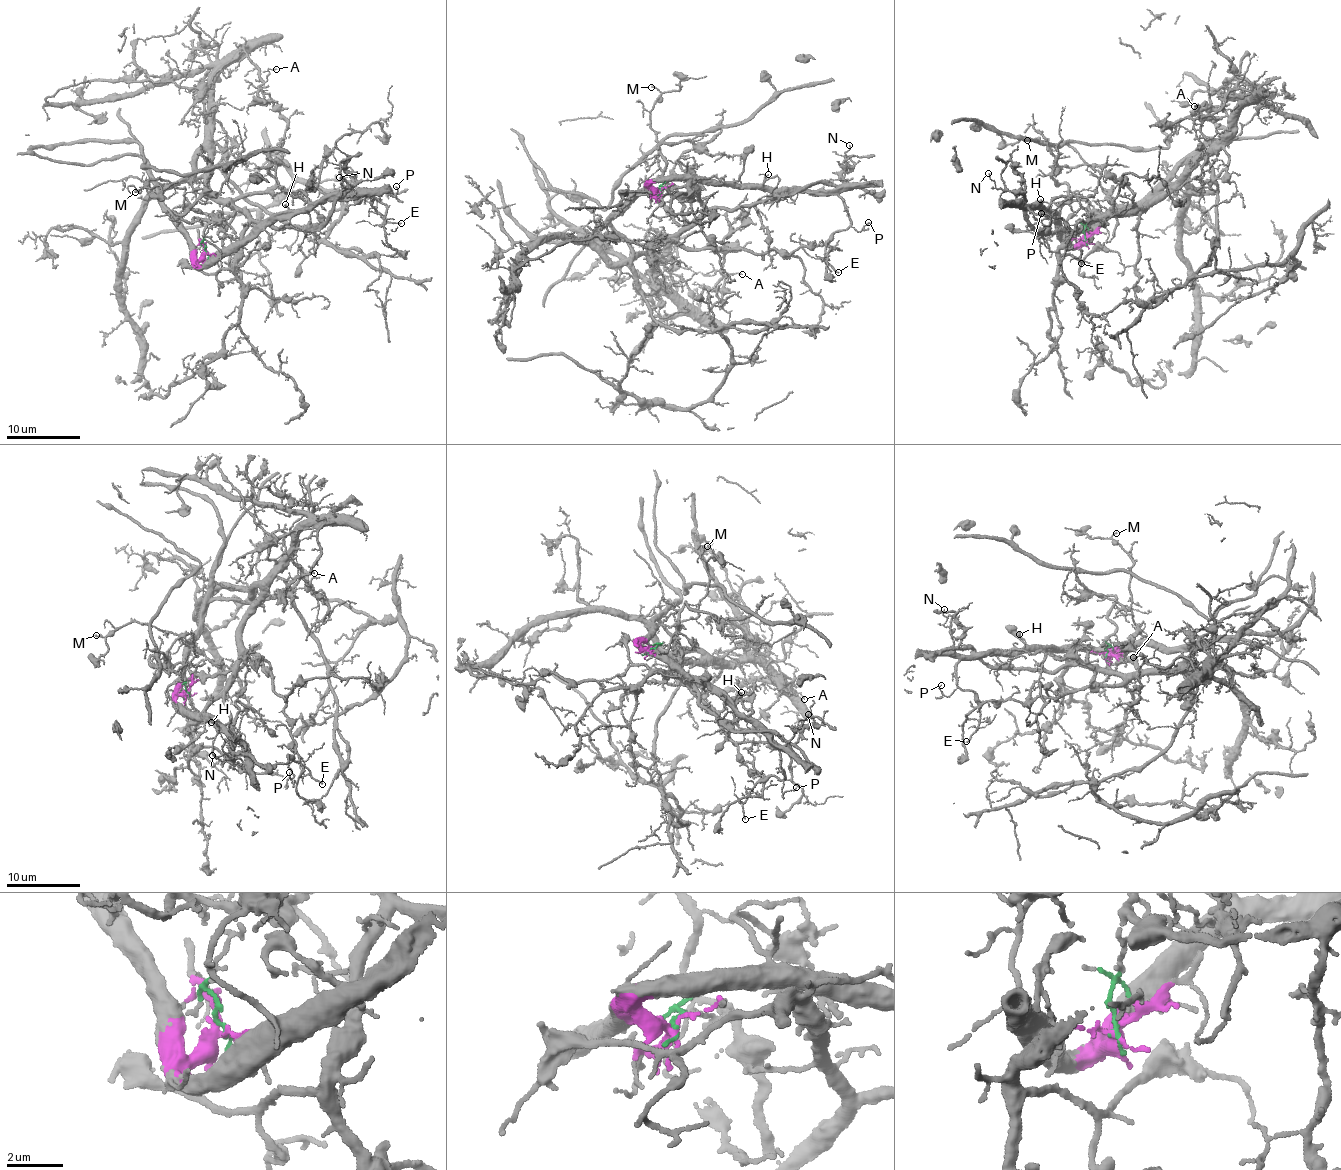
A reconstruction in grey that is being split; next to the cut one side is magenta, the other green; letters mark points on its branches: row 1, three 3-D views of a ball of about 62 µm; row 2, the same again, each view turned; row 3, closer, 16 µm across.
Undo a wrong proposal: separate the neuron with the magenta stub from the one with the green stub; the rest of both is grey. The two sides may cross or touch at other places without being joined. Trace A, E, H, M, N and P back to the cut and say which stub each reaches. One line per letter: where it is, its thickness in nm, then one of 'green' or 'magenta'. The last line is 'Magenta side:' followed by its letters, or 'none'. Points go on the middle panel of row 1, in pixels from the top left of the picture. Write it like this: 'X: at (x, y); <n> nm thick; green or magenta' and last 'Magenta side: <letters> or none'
A: at (742, 274); 100 nm thick; green
E: at (838, 272); 160 nm thick; magenta
H: at (768, 174); 110 nm thick; magenta
M: at (651, 87); 110 nm thick; magenta
N: at (849, 145); 100 nm thick; magenta
P: at (868, 222); 90 nm thick; magenta
Magenta side: E, H, M, N, P

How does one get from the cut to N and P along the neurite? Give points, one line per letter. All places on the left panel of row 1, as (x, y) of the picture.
N: (207, 254), (236, 251), (277, 219), (291, 219), (319, 204), (351, 198), (354, 189), (345, 188), (340, 178)
P: (207, 254), (236, 251), (277, 219), (291, 219), (322, 203), (367, 196), (380, 188), (397, 196), (396, 186)

